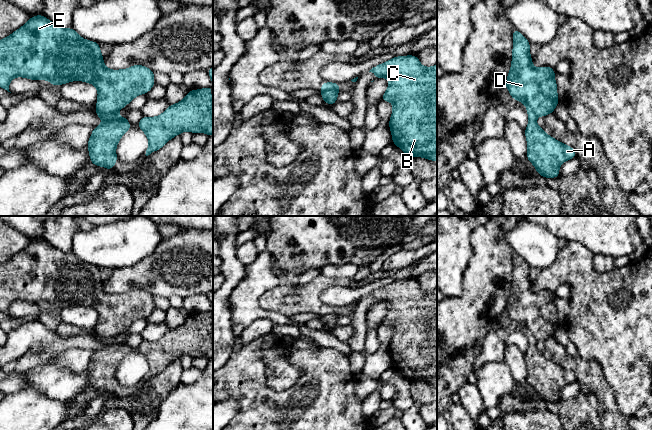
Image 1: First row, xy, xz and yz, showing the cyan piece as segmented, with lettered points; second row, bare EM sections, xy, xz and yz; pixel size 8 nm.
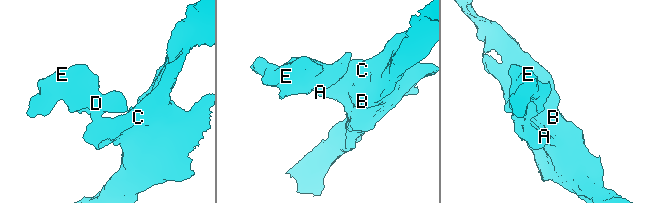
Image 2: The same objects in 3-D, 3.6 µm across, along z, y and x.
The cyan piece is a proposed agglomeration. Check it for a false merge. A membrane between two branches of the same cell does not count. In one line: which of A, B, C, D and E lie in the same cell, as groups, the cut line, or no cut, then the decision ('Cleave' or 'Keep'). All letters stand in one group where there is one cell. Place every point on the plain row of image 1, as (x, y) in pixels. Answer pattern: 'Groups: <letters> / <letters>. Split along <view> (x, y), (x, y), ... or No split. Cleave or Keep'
Groups: A B C / D E. Split along xy (96, 333), (102, 337), (115, 337). Cleave

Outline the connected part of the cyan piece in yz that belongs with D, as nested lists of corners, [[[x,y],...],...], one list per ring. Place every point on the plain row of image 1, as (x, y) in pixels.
[[[515,252],[513,259],[513,281],[505,311],[513,324],[531,332],[537,340],[553,337],[560,325],[557,318],[555,294],[543,290],[532,290],[529,278],[530,266]]]

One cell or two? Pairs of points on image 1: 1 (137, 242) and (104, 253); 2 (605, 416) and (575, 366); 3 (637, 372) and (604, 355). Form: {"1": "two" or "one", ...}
{"1": "one", "2": "one", "3": "one"}

